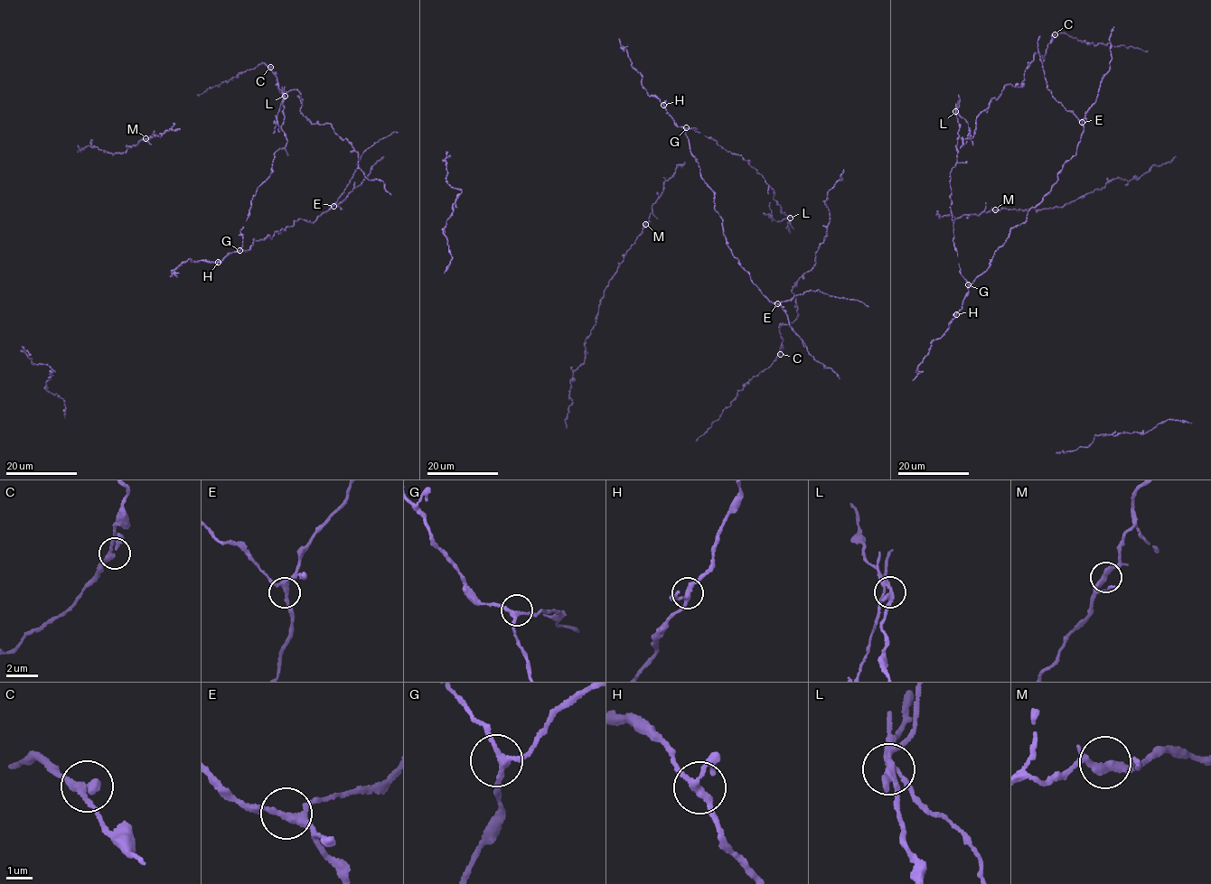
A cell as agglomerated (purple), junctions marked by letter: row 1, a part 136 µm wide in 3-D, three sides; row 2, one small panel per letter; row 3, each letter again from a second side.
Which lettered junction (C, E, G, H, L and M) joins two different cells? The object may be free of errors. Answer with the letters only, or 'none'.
L

